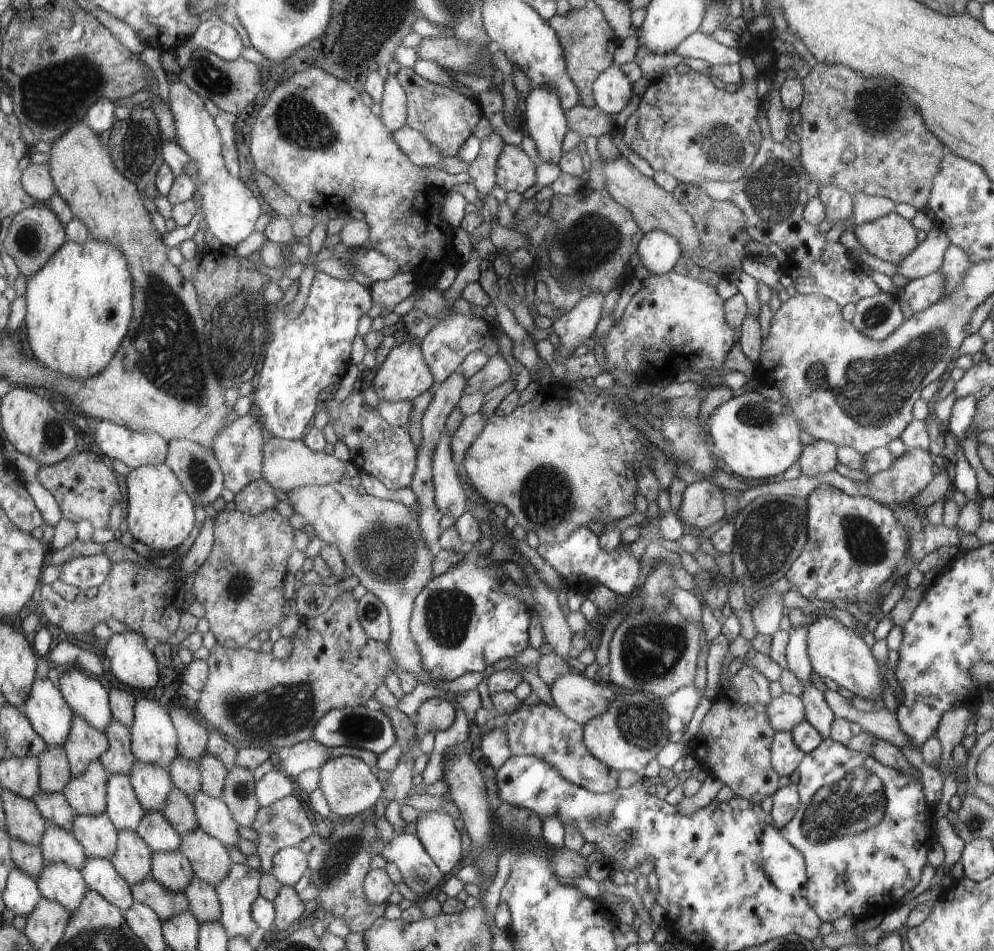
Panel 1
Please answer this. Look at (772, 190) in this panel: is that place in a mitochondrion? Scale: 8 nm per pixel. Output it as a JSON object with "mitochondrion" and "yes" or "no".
{"mitochondrion":"yes"}

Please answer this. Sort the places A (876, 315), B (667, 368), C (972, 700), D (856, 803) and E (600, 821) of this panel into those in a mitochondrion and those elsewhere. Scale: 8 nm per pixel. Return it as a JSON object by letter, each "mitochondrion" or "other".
{"A":"mitochondrion","B":"other","C":"other","D":"mitochondrion","E":"mitochondrion"}

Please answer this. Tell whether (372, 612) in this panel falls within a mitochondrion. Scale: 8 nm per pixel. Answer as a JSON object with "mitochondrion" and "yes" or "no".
{"mitochondrion":"yes"}

